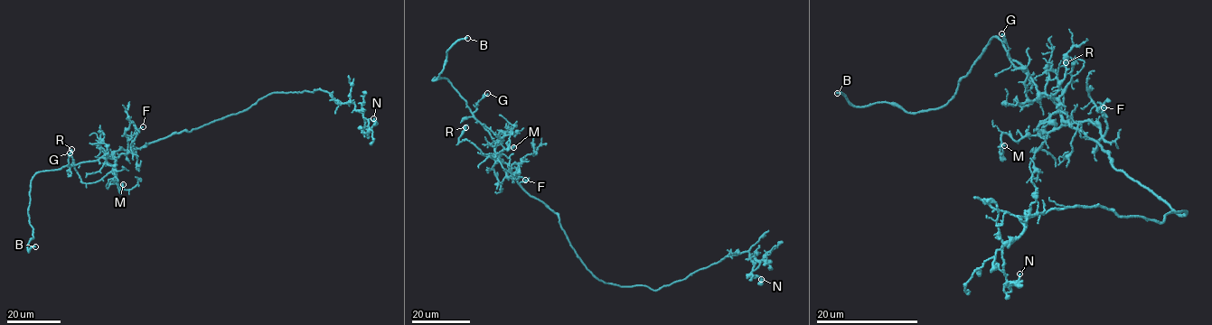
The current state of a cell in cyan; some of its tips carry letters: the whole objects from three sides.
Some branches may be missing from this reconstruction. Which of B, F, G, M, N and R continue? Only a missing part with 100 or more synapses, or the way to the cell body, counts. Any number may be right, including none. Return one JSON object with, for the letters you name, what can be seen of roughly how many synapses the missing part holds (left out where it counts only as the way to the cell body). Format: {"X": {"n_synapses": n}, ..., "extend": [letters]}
{"extend": ["B"]}

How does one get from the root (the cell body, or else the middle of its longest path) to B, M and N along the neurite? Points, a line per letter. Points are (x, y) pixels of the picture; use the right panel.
B: (1114, 169), (997, 37), (953, 97), (935, 109), (857, 106), (837, 93)
M: (1114, 169), (1103, 146), (1069, 120), (1019, 140), (1003, 133), (1000, 153), (1004, 145)
N: (1114, 169), (1186, 214), (1161, 223), (1079, 205), (1019, 217), (1022, 234), (1003, 246), (1004, 285), (1019, 273)

